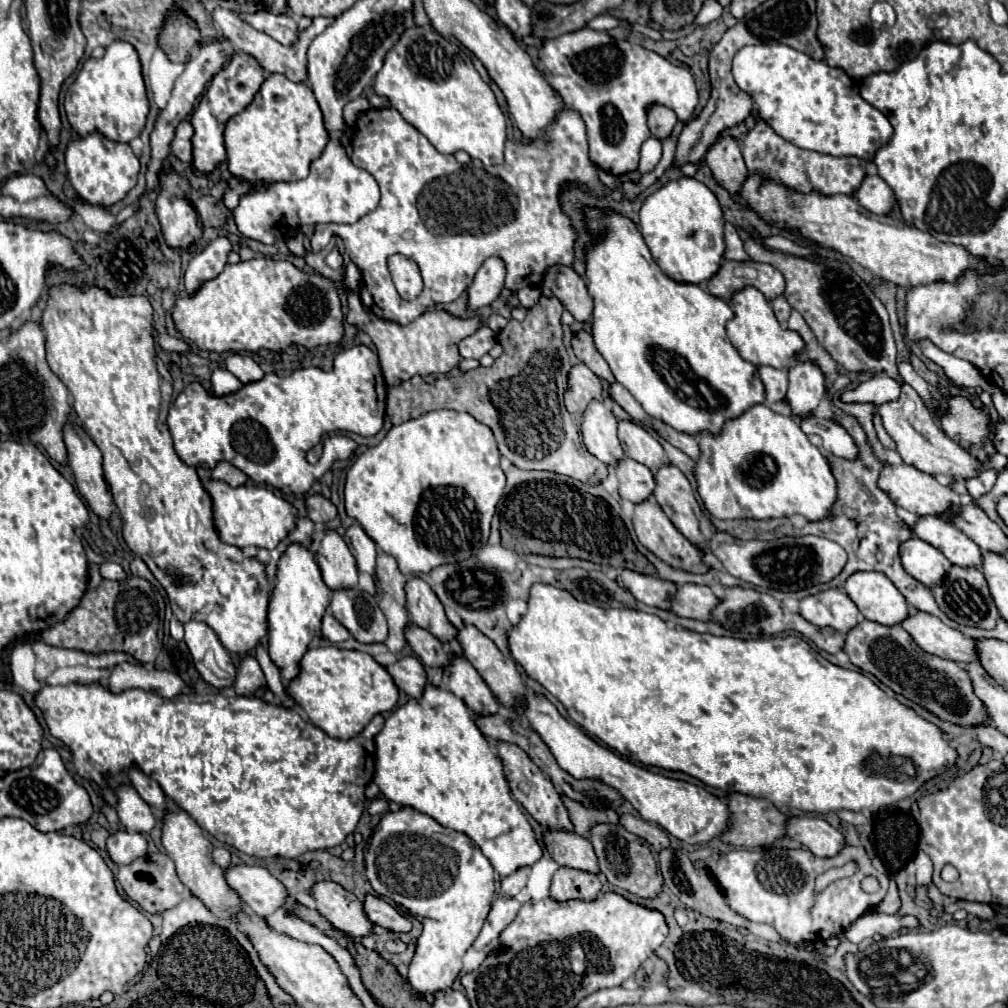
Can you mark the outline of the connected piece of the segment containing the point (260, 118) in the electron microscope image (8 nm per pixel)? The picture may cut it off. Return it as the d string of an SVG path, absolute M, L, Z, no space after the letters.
M272 73L260 85L260 91L246 111L234 115L226 123L224 139L228 151L228 171L242 181L266 181L266 185L256 187L264 189L276 181L304 179L310 171L310 163L324 151L328 131L308 83L294 83L280 73Z

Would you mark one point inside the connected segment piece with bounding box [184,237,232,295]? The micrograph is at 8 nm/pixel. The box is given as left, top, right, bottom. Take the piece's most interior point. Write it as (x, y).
(206, 265)

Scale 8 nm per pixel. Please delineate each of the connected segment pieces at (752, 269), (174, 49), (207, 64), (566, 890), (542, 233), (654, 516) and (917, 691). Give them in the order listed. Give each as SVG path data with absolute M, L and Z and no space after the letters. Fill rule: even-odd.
M724 259L720 269L712 279L708 279L706 287L712 295L720 299L730 299L732 293L752 285L764 293L768 301L780 297L784 293L784 277L778 269L766 263L756 261L728 261Z
M180 11L170 13L164 25L164 31L160 35L160 47L174 63L186 63L186 55L190 49L194 49L200 43L198 29L190 23L186 15Z
M224 41L224 43L200 45L200 47L196 47L196 49L190 53L190 59L188 59L188 63L186 63L186 69L184 69L184 73L176 79L176 85L174 85L174 89L172 89L172 97L170 97L168 105L158 113L156 123L154 123L154 131L152 131L152 135L150 135L152 157L150 157L150 163L148 163L148 173L146 173L146 181L148 181L146 193L160 185L160 175L162 175L164 163L166 163L168 153L170 153L170 141L172 141L172 137L174 137L176 125L192 113L194 101L200 97L200 93L204 91L206 83L222 69L222 63L228 59L228 55L232 55L232 49L230 49L230 43L228 43L228 41Z
M560 867L552 877L550 897L556 901L568 901L568 899L596 899L600 893L602 883L598 875L584 873L580 869L572 867Z
M390 107L368 109L360 113L354 123L354 137L350 145L352 145L352 155L350 155L352 163L356 167L370 171L376 177L382 191L380 205L374 209L374 213L364 215L360 221L352 225L336 225L336 223L316 225L316 231L310 239L312 251L322 251L334 235L342 237L346 253L362 271L360 299L364 307L368 311L374 311L374 315L378 315L380 319L390 319L400 325L408 325L410 321L414 321L416 317L420 317L424 311L428 311L438 303L450 303L458 299L460 293L470 287L482 261L492 255L502 257L506 263L508 269L506 289L518 291L524 285L540 287L546 267L572 265L574 259L572 247L576 233L572 229L570 219L560 209L558 203L560 185L582 181L596 195L606 193L604 185L598 179L596 169L590 165L584 121L574 111L560 113L560 117L552 125L548 125L548 129L544 129L542 137L534 141L506 139L504 163L490 167L484 167L478 159L472 159L468 165L462 165L454 159L454 155L438 153L420 131L408 125L402 119L402 115ZM394 253L408 255L418 263L422 271L424 289L414 301L404 301L396 293L396 287L392 283L386 265L386 257Z
M648 497L648 501L642 501L634 507L632 521L634 521L634 529L636 529L640 543L644 547L648 547L656 557L660 557L662 561L666 561L668 565L672 565L676 569L686 569L686 571L692 571L692 573L704 573L706 571L706 565L700 561L696 547L672 525L672 521L660 509L660 505L656 503L654 497Z
M860 619L858 625L846 633L844 653L856 667L860 667L866 673L872 673L894 693L916 701L918 705L936 713L942 719L948 719L958 725L990 723L986 707L972 691L964 665L924 653L900 625L886 627L868 619Z

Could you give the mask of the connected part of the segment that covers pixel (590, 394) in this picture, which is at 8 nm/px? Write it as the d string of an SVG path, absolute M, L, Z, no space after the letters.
M578 363L568 373L568 391L564 395L566 409L574 417L582 417L592 399L602 399L602 391L602 381L584 363Z

